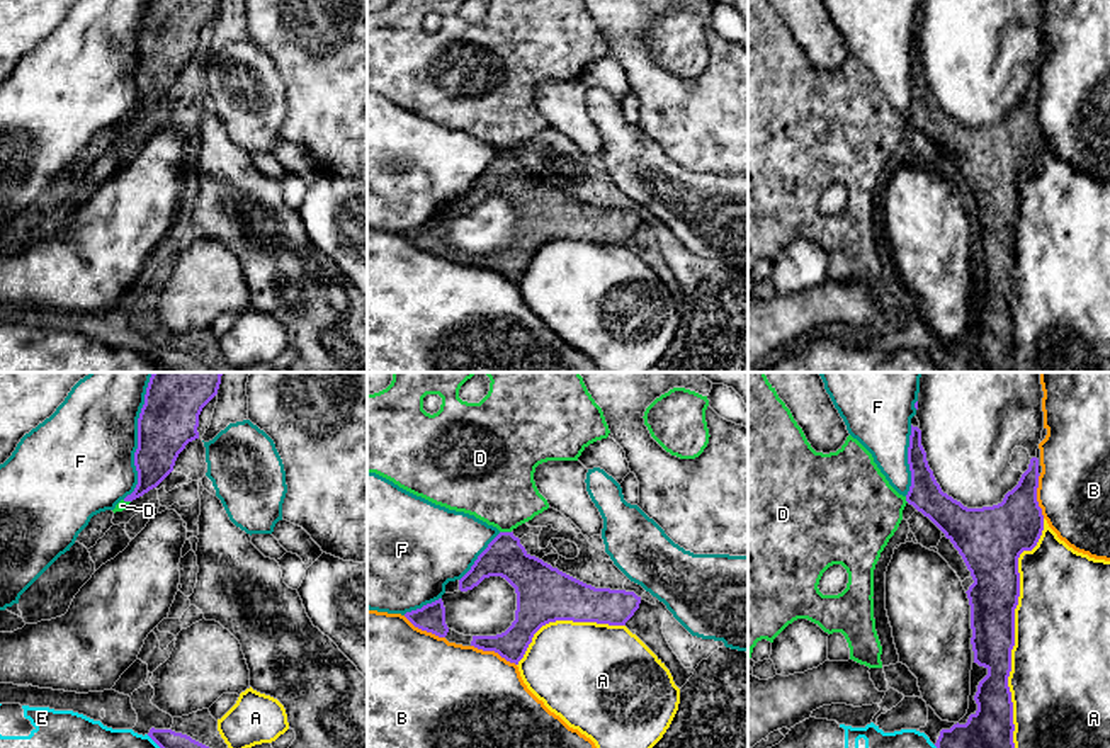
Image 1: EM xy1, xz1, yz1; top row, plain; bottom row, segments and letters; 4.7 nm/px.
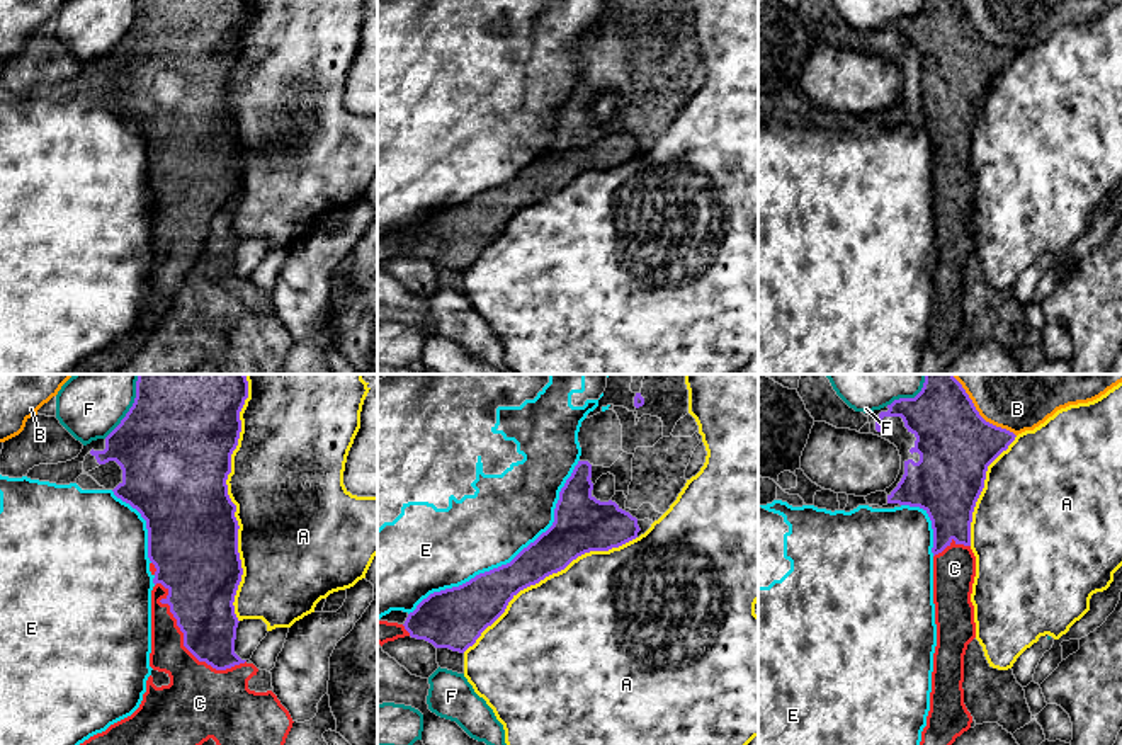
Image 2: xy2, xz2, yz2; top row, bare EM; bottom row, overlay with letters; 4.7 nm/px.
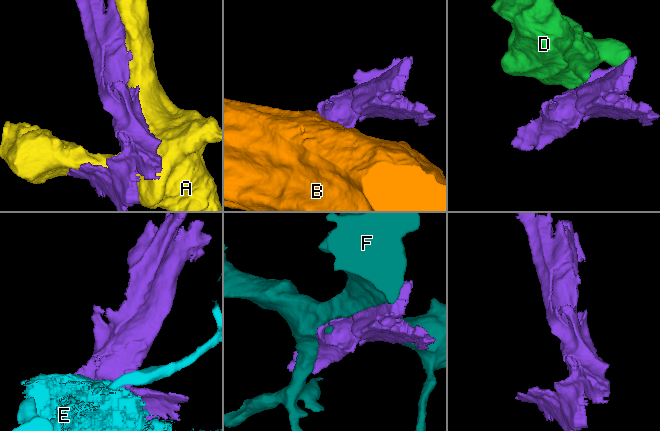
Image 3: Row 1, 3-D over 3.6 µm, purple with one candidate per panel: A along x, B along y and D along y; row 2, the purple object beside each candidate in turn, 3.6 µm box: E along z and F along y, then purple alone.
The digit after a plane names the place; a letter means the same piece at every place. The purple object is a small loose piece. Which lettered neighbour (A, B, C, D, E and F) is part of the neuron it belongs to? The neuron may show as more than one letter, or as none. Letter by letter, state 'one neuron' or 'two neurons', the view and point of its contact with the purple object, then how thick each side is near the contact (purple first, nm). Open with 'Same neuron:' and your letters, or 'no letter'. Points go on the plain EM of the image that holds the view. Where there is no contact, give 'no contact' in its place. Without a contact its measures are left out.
Same neuron: C
A: two neurons | yz1 (1013, 252) | 240/460 nm
B: two neurons | yz2 (980, 34) | 360/240 nm
C: one neuron | xy2 (184, 261) | 320/280 nm
D: two neurons | xz1 (505, 152) | 190/380 nm
E: two neurons | xz2 (514, 177) | 220/360 nm
F: two neurons | xy1 (138, 60) | 280/460 nm

